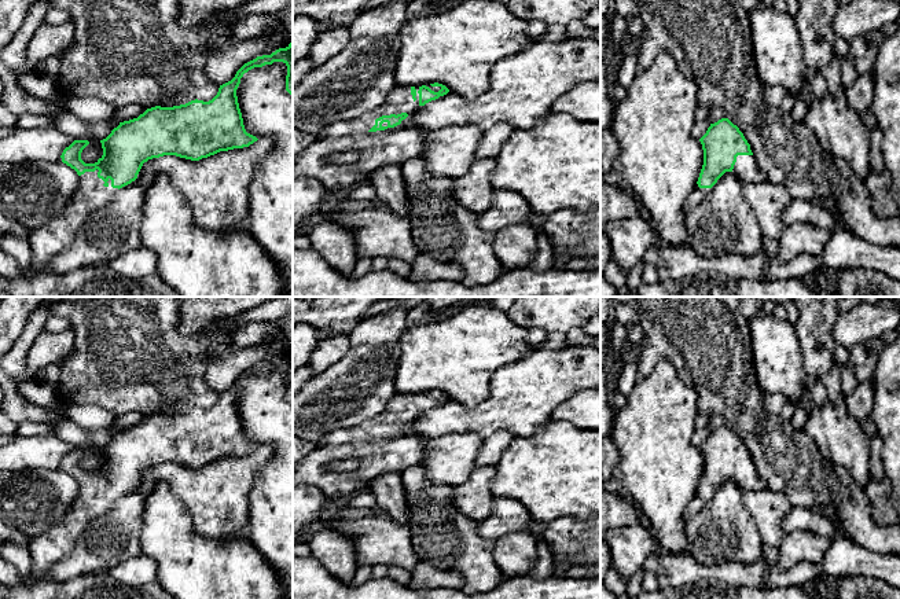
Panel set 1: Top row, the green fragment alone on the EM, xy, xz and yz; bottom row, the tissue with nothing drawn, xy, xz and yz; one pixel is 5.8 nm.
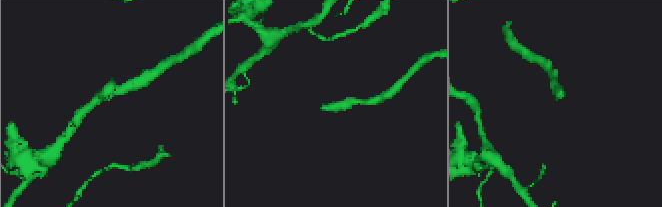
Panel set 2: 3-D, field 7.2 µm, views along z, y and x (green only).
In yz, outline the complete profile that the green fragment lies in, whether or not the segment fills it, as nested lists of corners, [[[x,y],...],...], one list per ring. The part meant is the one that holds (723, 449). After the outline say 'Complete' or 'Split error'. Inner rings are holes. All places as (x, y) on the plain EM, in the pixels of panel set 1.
[[[728,426],[710,431],[699,449],[704,473],[697,493],[686,508],[686,522],[704,508],[725,479],[732,479],[742,492],[768,488],[743,441]]]. Split error

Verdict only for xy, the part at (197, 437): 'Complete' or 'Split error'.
Split error

